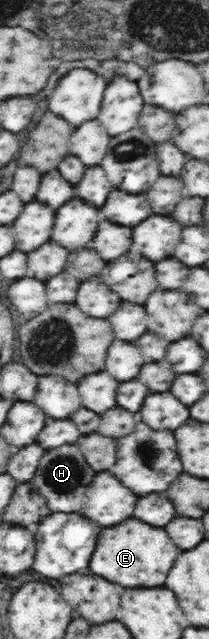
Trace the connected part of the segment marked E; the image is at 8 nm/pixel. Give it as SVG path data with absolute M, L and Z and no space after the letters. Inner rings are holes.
M128 519L116 527L106 527L100 533L90 569L94 575L124 587L162 587L176 555L178 547L172 545L164 529L156 529L138 519Z

